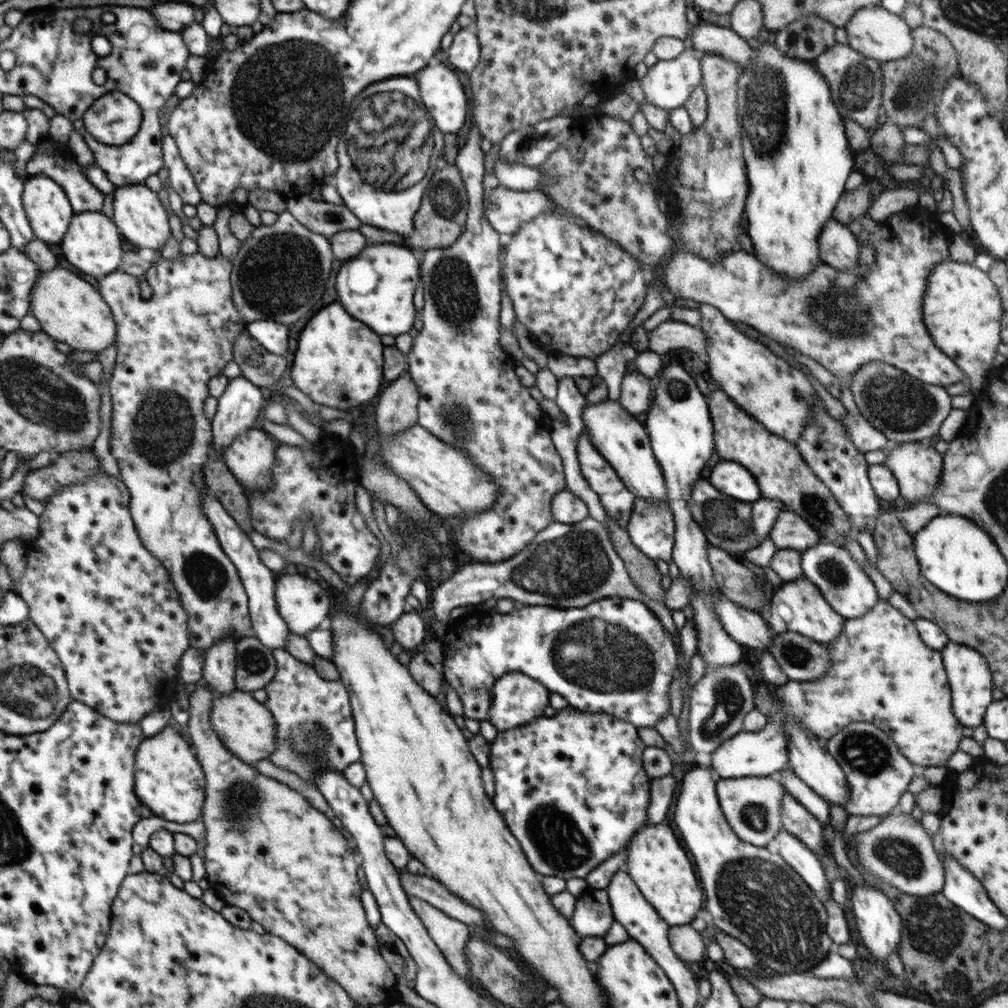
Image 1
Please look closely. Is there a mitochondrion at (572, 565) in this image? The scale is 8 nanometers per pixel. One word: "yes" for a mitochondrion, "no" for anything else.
yes

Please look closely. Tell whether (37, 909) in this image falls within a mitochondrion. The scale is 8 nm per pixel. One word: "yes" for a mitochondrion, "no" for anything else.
no

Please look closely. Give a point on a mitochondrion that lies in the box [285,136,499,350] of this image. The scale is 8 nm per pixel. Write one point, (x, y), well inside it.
(452, 291)

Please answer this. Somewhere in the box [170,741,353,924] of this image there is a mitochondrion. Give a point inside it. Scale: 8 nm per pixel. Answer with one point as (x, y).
(241, 800)

